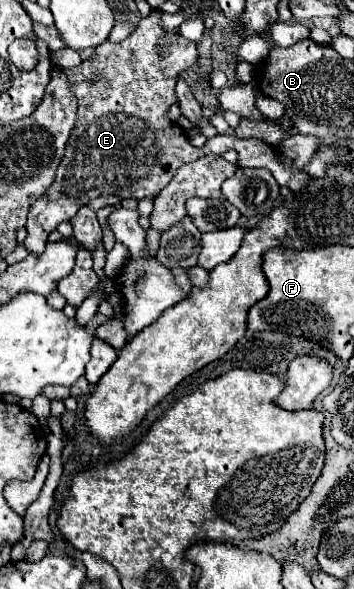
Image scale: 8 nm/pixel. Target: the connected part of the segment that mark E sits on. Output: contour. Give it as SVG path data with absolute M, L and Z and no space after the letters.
M176 36L172 40L172 60L164 58L164 70L156 70L156 38L126 38L124 42L102 42L100 46L94 48L92 56L82 60L80 66L76 68L66 68L64 74L70 80L70 88L74 92L74 96L78 98L78 122L70 134L70 140L66 144L66 154L62 158L62 164L58 166L56 172L56 180L52 182L52 186L48 188L48 192L34 202L34 206L28 212L28 236L24 240L26 248L34 254L40 254L46 246L48 234L64 220L70 220L82 206L88 204L90 198L96 198L100 194L116 194L120 198L146 198L146 196L156 196L176 174L176 170L186 164L196 160L198 156L204 154L214 154L214 156L222 156L228 148L234 148L238 152L238 162L240 168L268 168L272 172L272 176L276 178L276 182L280 186L288 186L294 194L304 190L308 186L308 182L312 180L312 176L304 170L288 170L286 166L280 166L280 162L276 162L276 158L272 158L272 148L258 140L258 138L238 138L238 136L230 136L230 134L218 134L216 138L208 140L202 148L194 148L188 142L186 132L170 122L166 118L168 106L172 106L176 102L174 96L174 86L176 80L180 76L182 70L188 70L196 64L198 52L196 52L196 44L184 40L182 36Z

